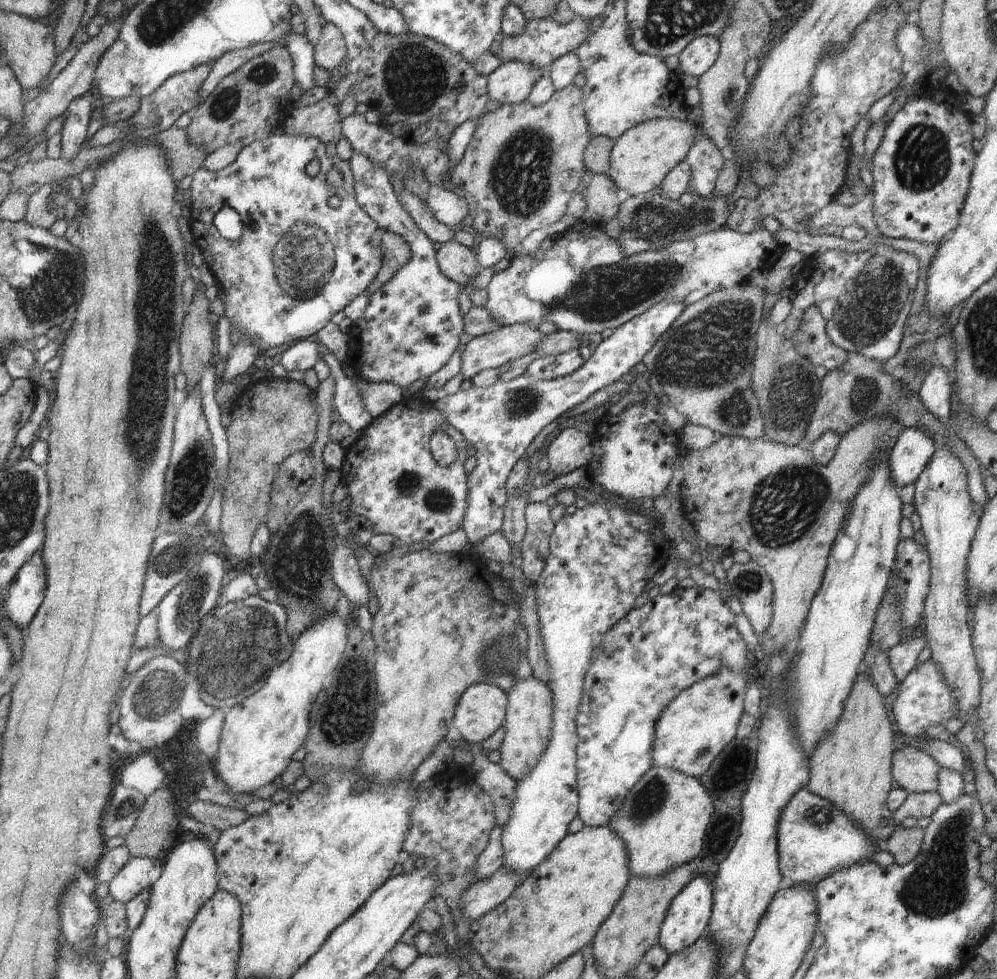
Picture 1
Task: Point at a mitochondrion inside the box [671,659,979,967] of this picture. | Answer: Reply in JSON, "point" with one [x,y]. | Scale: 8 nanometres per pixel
{"point":[936,887]}

